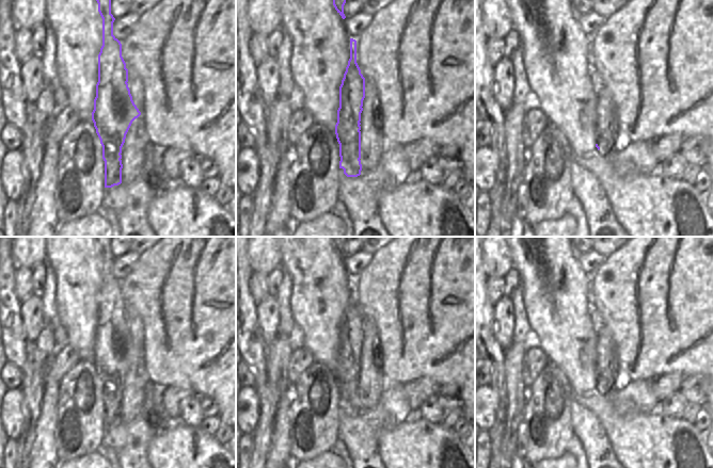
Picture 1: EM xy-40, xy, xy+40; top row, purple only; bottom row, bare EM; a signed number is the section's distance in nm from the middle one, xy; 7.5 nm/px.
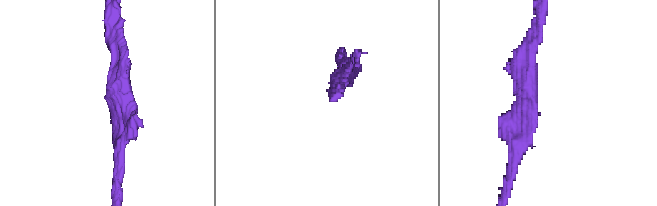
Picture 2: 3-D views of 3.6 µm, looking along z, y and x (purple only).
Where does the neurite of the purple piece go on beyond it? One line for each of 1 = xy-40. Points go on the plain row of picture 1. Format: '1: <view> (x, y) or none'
1: none

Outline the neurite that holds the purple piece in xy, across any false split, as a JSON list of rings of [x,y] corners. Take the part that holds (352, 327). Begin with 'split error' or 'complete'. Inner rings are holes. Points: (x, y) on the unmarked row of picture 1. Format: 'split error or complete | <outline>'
complete | [[[350,277],[350,297],[339,325],[339,346],[335,373],[339,383],[339,407],[347,416],[361,414],[361,352],[365,317],[356,302],[356,279]]]

